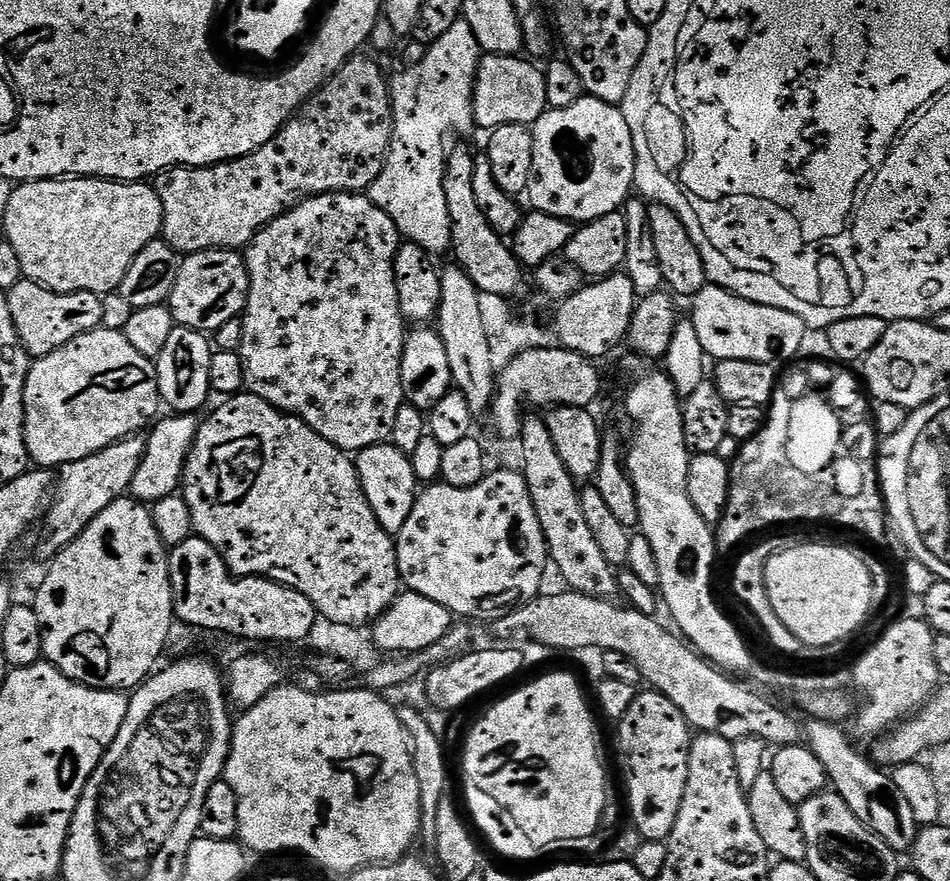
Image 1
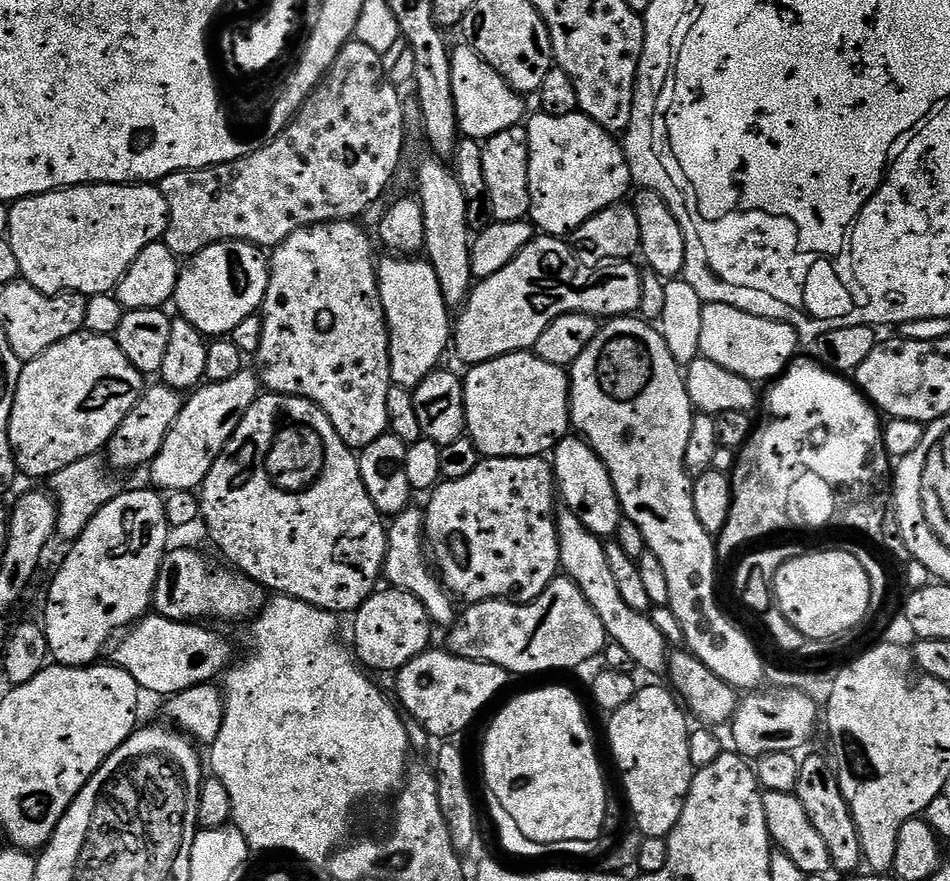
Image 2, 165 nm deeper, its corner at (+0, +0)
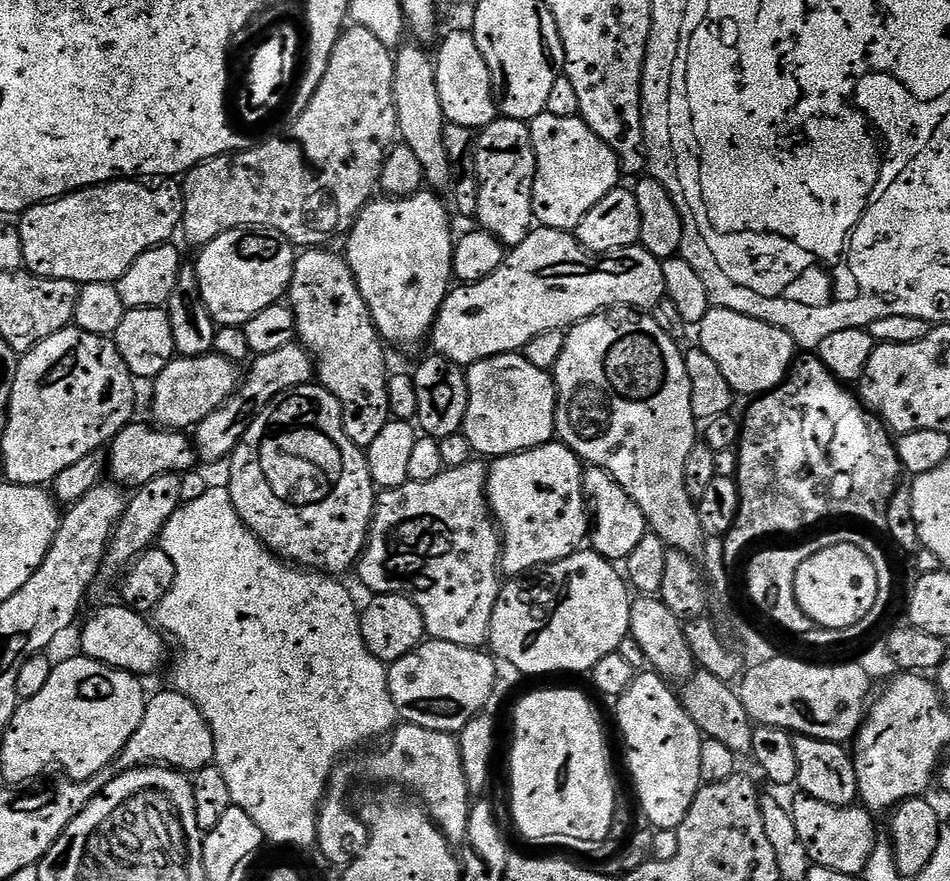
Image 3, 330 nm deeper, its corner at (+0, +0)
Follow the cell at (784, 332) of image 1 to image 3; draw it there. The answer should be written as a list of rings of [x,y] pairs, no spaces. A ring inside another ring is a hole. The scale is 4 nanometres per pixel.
[[[709,307],[706,318],[700,320],[698,331],[698,347],[710,354],[710,358],[714,358],[718,370],[722,370],[722,375],[726,377],[726,382],[730,382],[733,392],[741,397],[756,398],[779,388],[789,375],[798,352],[786,330],[725,308]]]

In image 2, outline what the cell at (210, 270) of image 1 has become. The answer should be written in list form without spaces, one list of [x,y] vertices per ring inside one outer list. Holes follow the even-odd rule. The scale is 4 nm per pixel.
[[[223,240],[221,244],[211,244],[206,250],[196,253],[181,267],[174,305],[180,311],[177,313],[189,320],[205,337],[224,338],[234,331],[242,318],[250,318],[261,311],[269,275],[269,257],[257,245],[249,244],[246,240]]]

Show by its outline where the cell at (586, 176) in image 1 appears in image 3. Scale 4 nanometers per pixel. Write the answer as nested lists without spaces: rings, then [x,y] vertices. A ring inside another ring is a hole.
[[[543,112],[530,121],[536,151],[536,181],[532,195],[532,214],[537,225],[572,232],[582,218],[612,188],[621,183],[622,169],[614,150],[579,116],[558,118]]]

